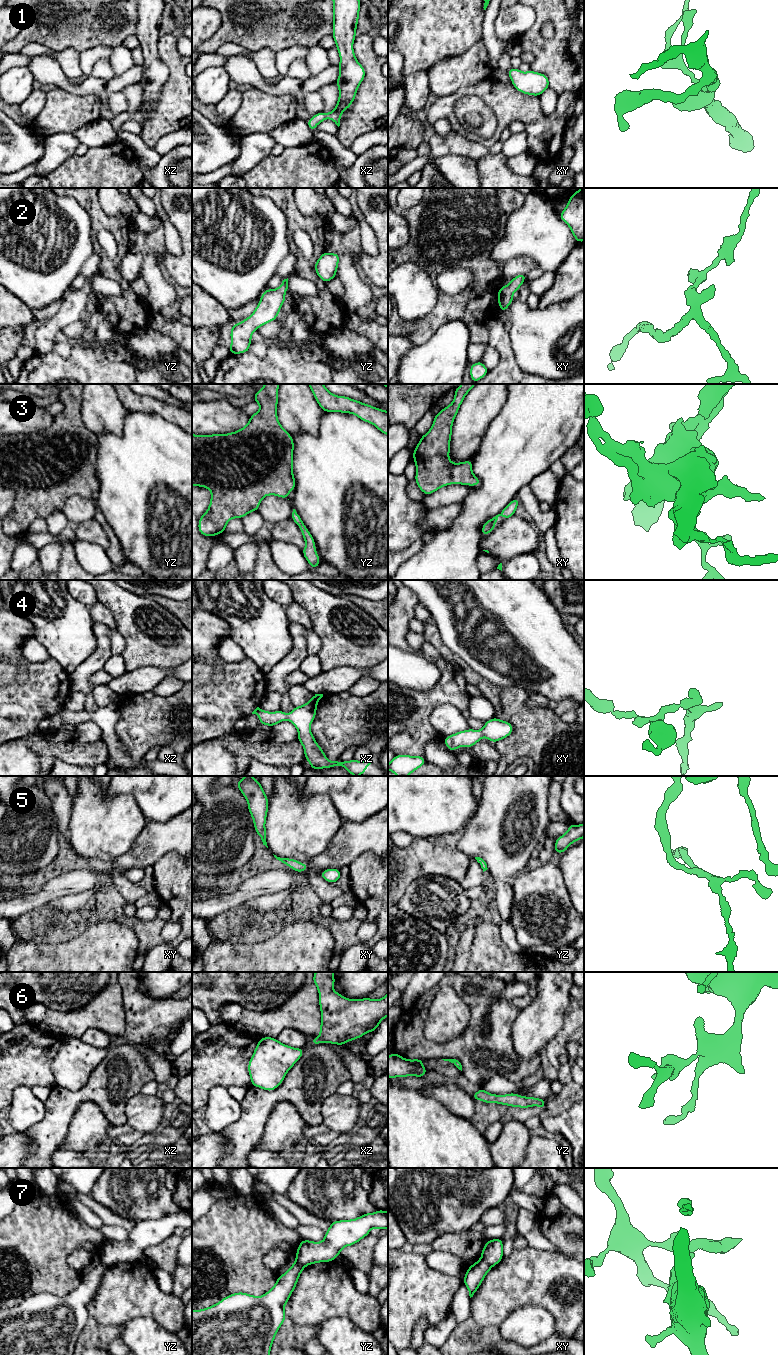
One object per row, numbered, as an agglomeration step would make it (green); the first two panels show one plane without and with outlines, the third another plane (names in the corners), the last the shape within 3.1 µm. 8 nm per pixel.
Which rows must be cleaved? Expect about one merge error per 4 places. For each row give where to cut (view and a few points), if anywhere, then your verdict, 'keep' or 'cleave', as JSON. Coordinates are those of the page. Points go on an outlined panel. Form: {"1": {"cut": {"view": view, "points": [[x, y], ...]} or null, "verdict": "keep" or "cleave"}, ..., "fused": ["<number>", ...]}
{"1": {"cut": null, "verdict": "keep"}, "2": {"cut": null, "verdict": "keep"}, "3": {"cut": null, "verdict": "keep"}, "4": {"cut": null, "verdict": "keep"}, "5": {"cut": null, "verdict": "keep"}, "6": {"cut": null, "verdict": "keep"}, "7": {"cut": {"view": "xy", "points": [[480, 1259], [484, 1260], [491, 1267]]}, "verdict": "cleave"}, "fused": ["7"]}

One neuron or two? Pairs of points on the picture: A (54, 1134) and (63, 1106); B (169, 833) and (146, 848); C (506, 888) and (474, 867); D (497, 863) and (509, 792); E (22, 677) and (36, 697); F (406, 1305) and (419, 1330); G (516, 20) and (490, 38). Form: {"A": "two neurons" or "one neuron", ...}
{"A": "one neuron", "B": "one neuron", "C": "two neurons", "D": "one neuron", "E": "two neurons", "F": "two neurons", "G": "two neurons"}

